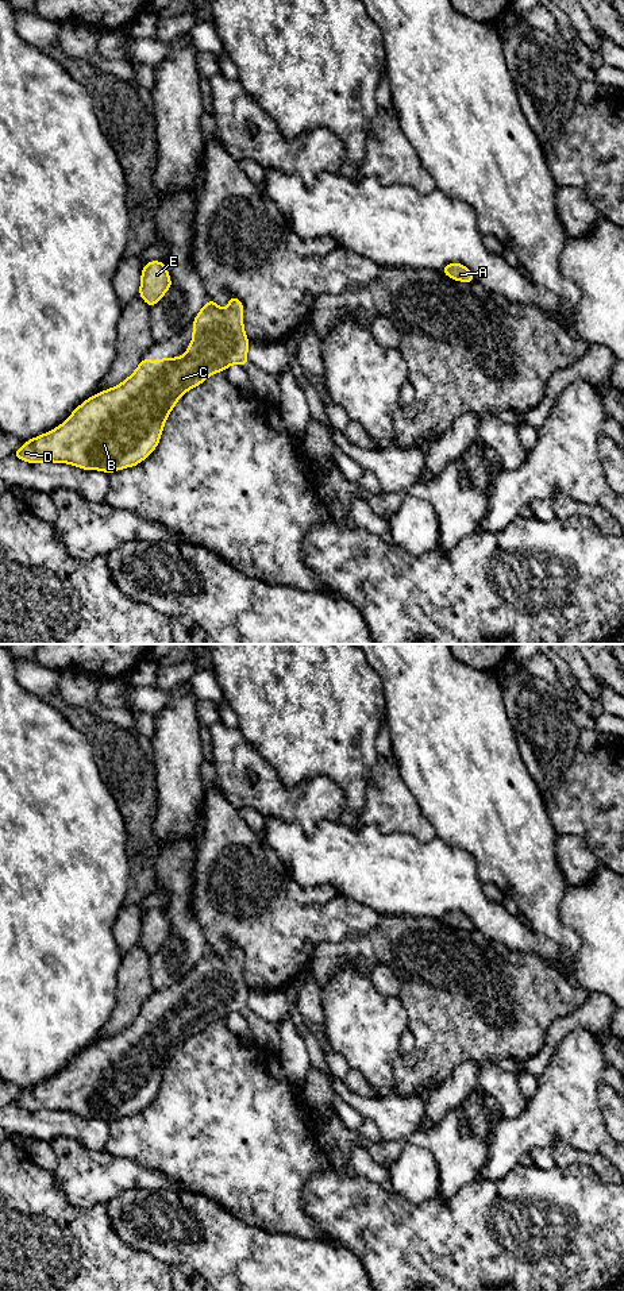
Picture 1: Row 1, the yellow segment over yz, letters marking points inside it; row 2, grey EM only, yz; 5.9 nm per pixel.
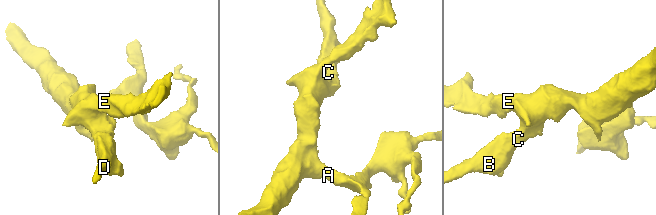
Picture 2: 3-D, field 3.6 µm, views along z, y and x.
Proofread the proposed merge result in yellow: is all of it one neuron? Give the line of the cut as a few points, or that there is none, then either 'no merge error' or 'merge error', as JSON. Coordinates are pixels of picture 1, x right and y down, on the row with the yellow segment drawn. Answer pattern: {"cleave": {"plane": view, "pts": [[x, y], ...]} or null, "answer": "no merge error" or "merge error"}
{"cleave": null, "answer": "no merge error"}

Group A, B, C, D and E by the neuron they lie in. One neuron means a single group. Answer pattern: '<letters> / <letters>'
A B C D E

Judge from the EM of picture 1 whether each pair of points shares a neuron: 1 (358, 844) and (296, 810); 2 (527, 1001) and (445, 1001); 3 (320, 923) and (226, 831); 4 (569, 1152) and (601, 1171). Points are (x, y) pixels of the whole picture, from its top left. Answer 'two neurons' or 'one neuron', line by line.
1: two neurons
2: one neuron
3: one neuron
4: one neuron

